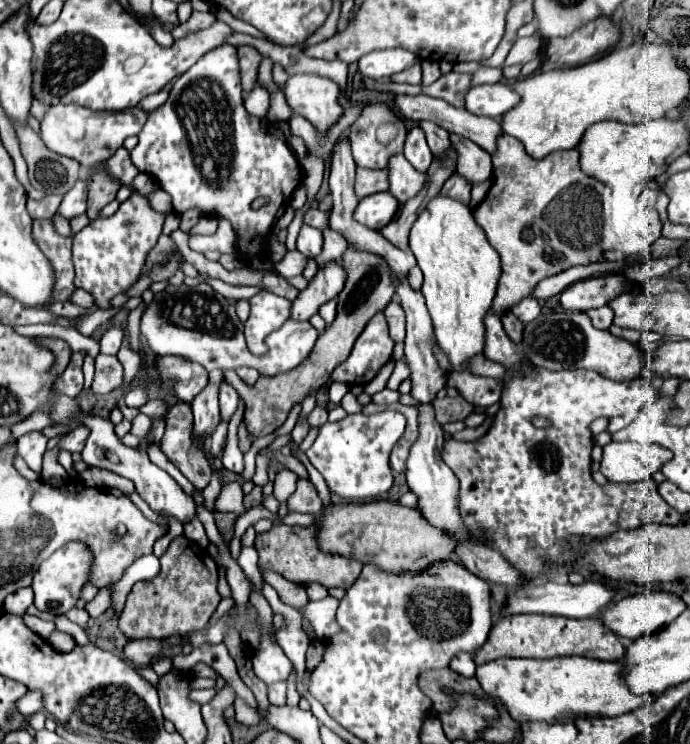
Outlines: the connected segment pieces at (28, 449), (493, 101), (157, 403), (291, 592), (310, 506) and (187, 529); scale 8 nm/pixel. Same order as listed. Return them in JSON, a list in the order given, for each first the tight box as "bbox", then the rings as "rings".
[{"bbox":[18,432,48,472],"rings":[[[32,432],[28,436],[22,436],[18,439],[18,454],[26,460],[26,464],[34,472],[42,472],[42,458],[46,452],[48,438],[44,438],[40,432]]]},{"bbox":[466,82,520,118],"rings":[[[496,82],[496,84],[482,84],[472,86],[466,94],[466,110],[476,116],[488,116],[498,118],[510,112],[514,106],[520,104],[520,96],[512,90],[508,82]]]},{"bbox":[140,400,166,418],"rings":[[[152,400],[152,402],[144,404],[144,406],[140,408],[140,412],[148,414],[150,418],[154,418],[154,416],[160,416],[160,418],[164,418],[164,412],[166,412],[166,404],[164,404],[164,400]]]},{"bbox":[262,568,308,610],"rings":[[[262,568],[262,578],[276,588],[280,600],[296,610],[302,610],[306,604],[308,604],[308,596],[306,596],[306,590],[304,586],[300,584],[294,584],[294,582],[288,582],[284,576],[280,574],[274,574],[274,570],[268,570],[268,568]]]},{"bbox":[288,479,322,514],"rings":[[[298,479],[296,490],[288,498],[288,510],[302,512],[302,514],[318,514],[322,510],[322,502],[318,498],[318,492],[309,479]]]},{"bbox":[184,518,210,548],"rings":[[[198,518],[184,524],[184,536],[194,540],[198,546],[204,546],[204,548],[210,544],[210,540],[208,540],[208,536],[204,532],[204,526],[202,526],[202,522]]]}]

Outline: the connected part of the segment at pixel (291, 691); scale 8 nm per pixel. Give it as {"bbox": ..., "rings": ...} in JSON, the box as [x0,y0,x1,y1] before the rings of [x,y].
{"bbox":[287,670,300,706],"rings":[[[293,670],[287,679],[287,705],[297,706],[300,701],[300,695],[296,688],[296,671]]]}

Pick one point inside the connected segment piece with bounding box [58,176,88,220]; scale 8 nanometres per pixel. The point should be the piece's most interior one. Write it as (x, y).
(73, 204)

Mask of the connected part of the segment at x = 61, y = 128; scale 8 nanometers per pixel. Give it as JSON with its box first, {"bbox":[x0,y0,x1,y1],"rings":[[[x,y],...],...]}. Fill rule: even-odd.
{"bbox":[40,104,142,168],"rings":[[[56,104],[50,106],[48,114],[40,122],[44,144],[60,156],[68,156],[80,162],[82,168],[92,168],[94,164],[108,160],[128,136],[136,136],[142,130],[142,124],[136,114],[130,110],[122,112],[94,112],[90,108],[82,108],[76,104]]]}

